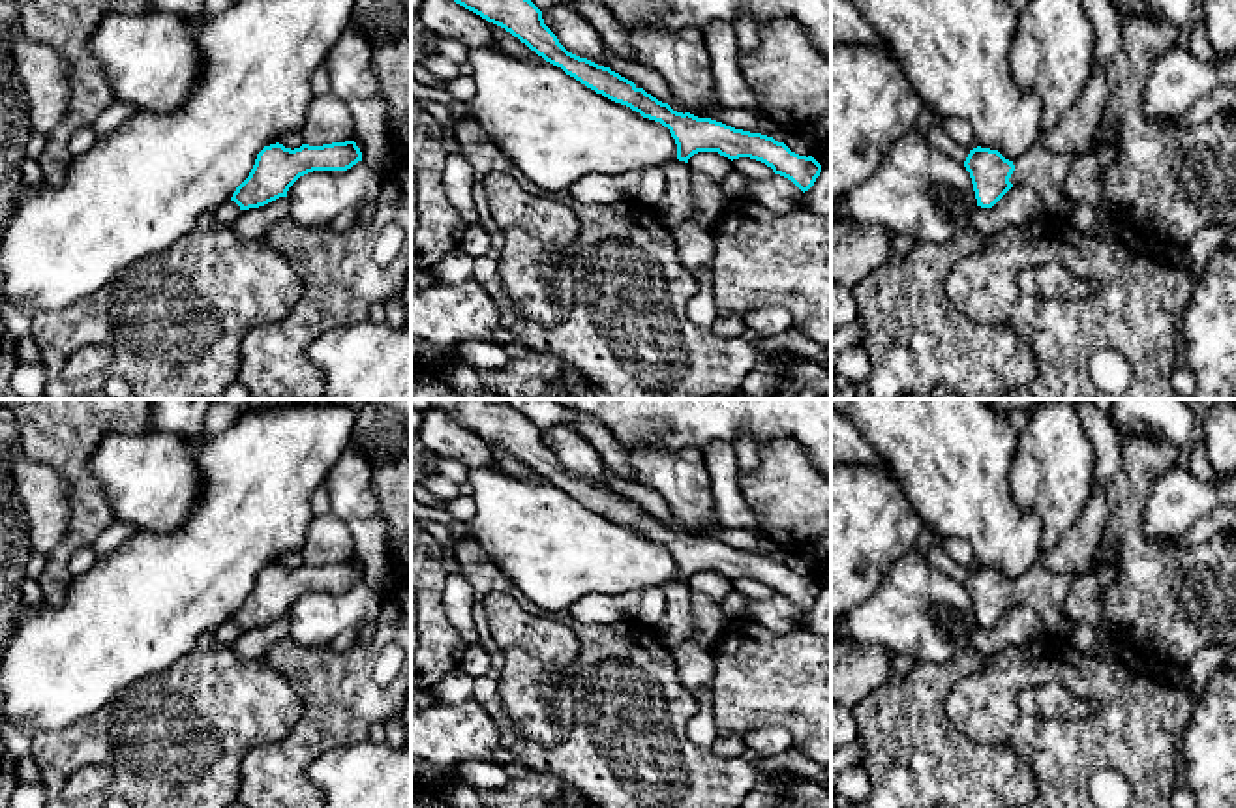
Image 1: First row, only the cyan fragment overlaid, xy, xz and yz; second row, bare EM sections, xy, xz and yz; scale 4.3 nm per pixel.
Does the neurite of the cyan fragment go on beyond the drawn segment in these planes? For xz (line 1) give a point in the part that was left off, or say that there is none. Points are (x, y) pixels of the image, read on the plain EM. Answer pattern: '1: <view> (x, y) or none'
1: xz (678, 625)

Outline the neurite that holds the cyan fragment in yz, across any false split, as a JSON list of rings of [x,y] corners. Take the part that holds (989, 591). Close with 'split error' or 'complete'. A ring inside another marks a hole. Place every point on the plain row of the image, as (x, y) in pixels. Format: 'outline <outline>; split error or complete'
outline [[[1033,566],[1015,581],[1005,579],[998,570],[970,570],[964,587],[970,592],[977,626],[992,628],[1015,604],[1030,606],[1045,622],[1047,634],[1069,639],[1075,630],[1063,611],[1075,576]]]; split error

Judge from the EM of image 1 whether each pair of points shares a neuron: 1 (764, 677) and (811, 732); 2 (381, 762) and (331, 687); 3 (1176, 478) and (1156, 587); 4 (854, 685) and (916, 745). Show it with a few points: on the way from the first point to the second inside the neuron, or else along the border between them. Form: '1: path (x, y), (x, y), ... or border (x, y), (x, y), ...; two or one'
1: path (777, 690), (805, 718); one
2: border (368, 737), (325, 750); two
3: border (1148, 495), (1145, 531), (1152, 537), (1173, 538); two
4: border (893, 677), (876, 687), (852, 709); two

